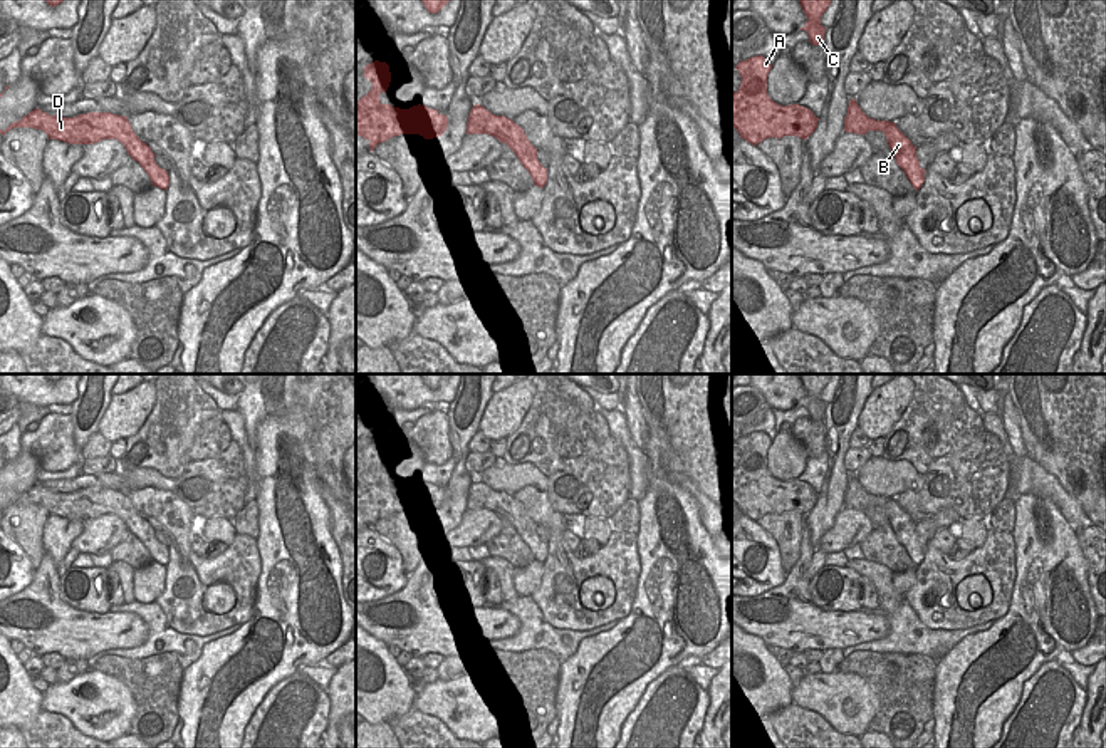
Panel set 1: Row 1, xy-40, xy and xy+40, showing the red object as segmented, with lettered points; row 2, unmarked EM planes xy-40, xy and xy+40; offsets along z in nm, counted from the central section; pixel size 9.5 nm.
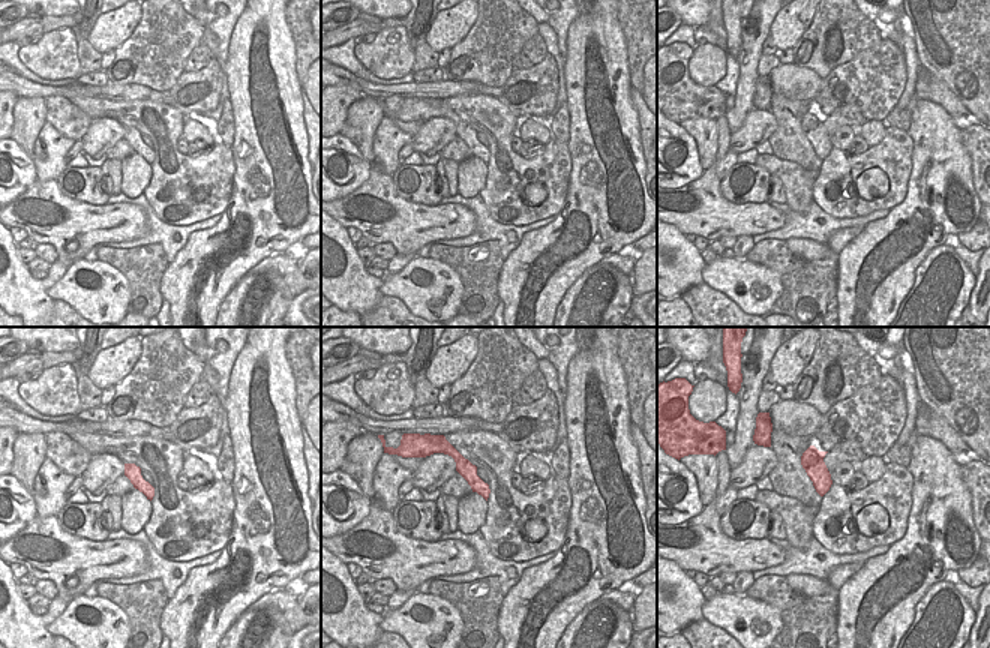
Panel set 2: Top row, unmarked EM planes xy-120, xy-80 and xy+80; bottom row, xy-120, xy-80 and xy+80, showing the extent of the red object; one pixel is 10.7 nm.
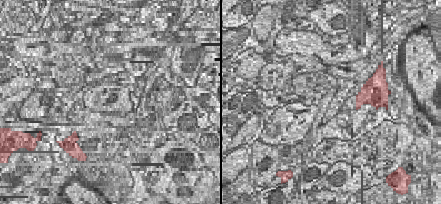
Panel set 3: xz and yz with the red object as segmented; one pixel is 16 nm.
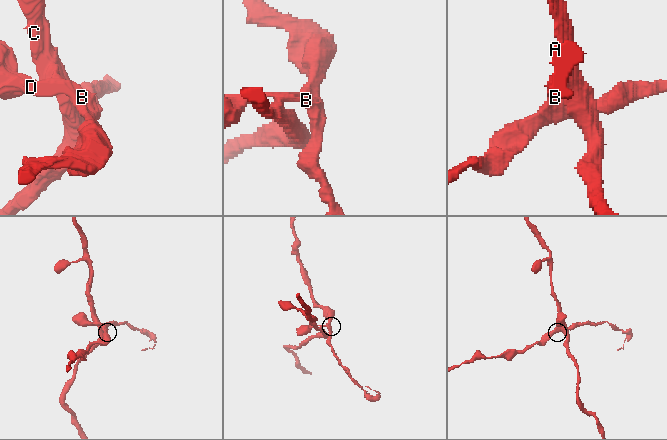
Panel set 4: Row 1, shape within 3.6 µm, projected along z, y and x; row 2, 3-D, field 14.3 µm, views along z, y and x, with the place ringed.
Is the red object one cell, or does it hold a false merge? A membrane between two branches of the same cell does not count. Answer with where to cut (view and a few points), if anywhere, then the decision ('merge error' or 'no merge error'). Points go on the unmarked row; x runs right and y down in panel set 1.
cut xy+40 (856, 478), (848, 488); merge error

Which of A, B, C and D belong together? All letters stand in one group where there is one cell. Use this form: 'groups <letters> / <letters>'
groups A B D / C

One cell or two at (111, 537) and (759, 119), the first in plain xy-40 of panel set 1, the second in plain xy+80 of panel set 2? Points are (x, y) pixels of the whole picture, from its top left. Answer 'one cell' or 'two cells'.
one cell

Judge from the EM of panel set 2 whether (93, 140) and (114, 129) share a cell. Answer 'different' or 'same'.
same

